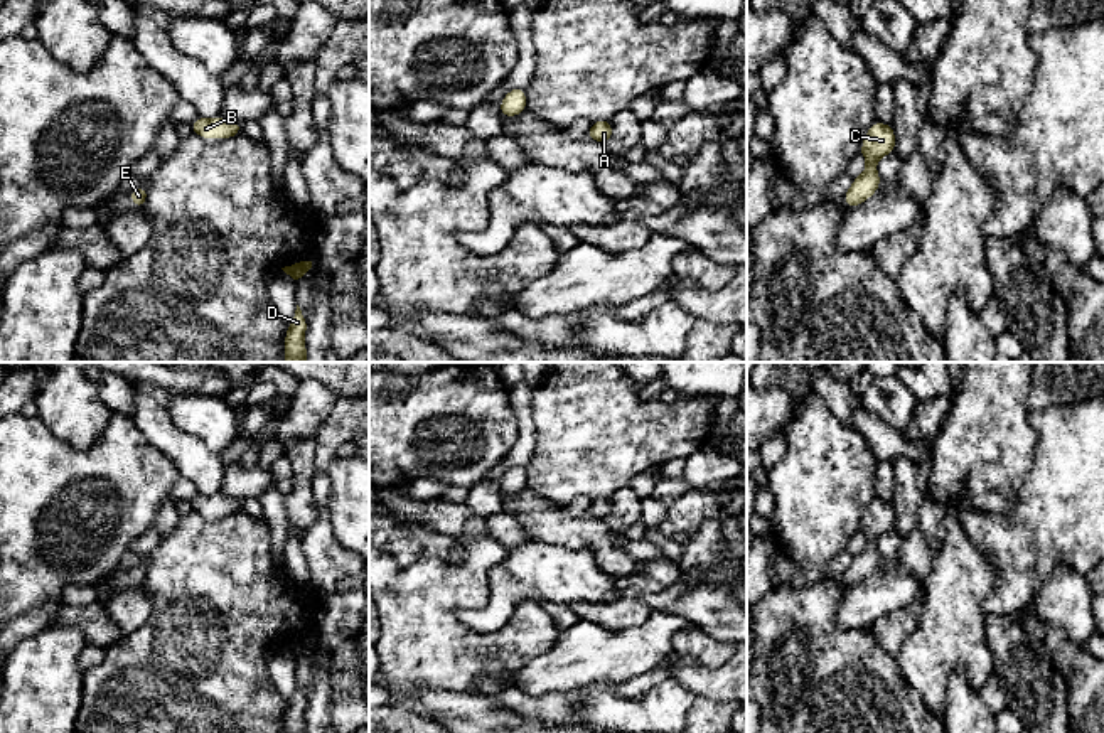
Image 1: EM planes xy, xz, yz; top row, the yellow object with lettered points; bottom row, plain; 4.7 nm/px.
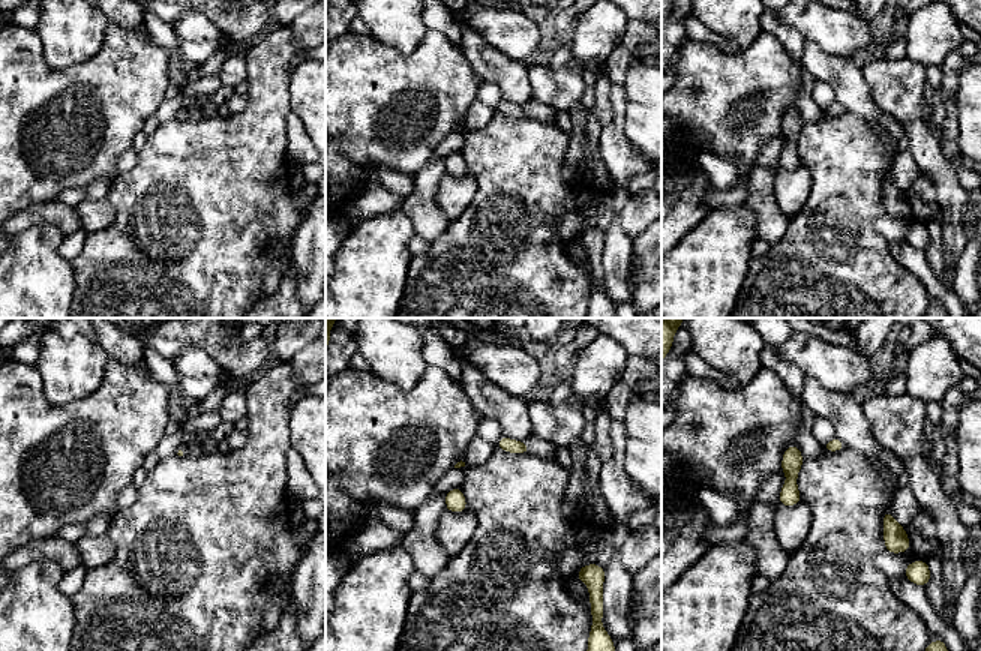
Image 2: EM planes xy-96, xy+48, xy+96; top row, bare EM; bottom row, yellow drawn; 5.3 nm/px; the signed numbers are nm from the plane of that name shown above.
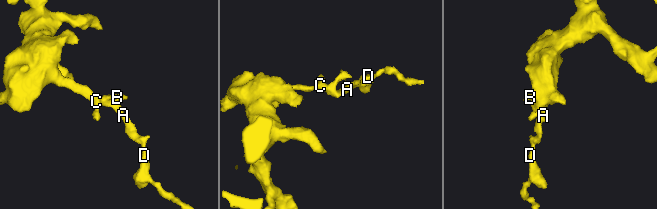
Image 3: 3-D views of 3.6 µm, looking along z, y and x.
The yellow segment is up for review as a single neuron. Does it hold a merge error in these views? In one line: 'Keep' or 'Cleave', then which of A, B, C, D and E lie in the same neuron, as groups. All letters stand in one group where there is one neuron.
Keep. Groups: A B C D E

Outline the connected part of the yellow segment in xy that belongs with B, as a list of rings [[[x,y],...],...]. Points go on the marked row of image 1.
[[[214,116],[211,120],[204,120],[204,118],[196,118],[190,123],[192,130],[196,135],[199,135],[201,138],[229,138],[229,136],[236,136],[241,133],[241,123],[226,120],[222,116]]]

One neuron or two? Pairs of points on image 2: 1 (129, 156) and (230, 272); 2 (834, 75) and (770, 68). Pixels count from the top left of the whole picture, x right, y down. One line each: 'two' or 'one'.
1: two
2: two

